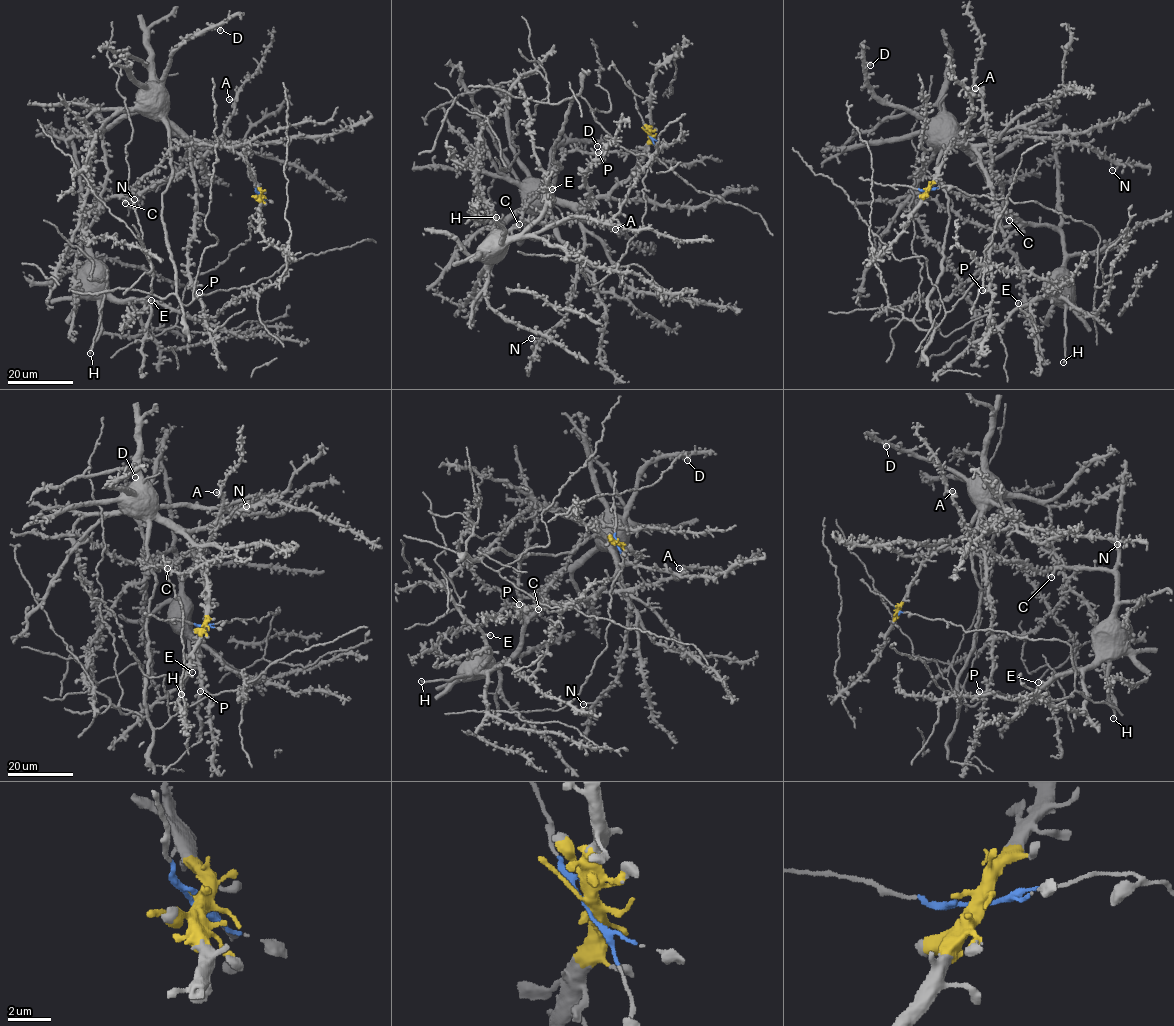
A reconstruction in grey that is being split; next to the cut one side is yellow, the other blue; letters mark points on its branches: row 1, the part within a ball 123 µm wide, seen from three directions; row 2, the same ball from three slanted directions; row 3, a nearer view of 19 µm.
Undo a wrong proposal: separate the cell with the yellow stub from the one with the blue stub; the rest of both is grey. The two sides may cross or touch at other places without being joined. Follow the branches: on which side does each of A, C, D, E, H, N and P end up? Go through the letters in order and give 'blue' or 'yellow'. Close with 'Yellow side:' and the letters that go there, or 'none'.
A: blue
C: blue
D: yellow
E: blue
H: blue
N: yellow
P: yellow
Yellow side: D, N, P

